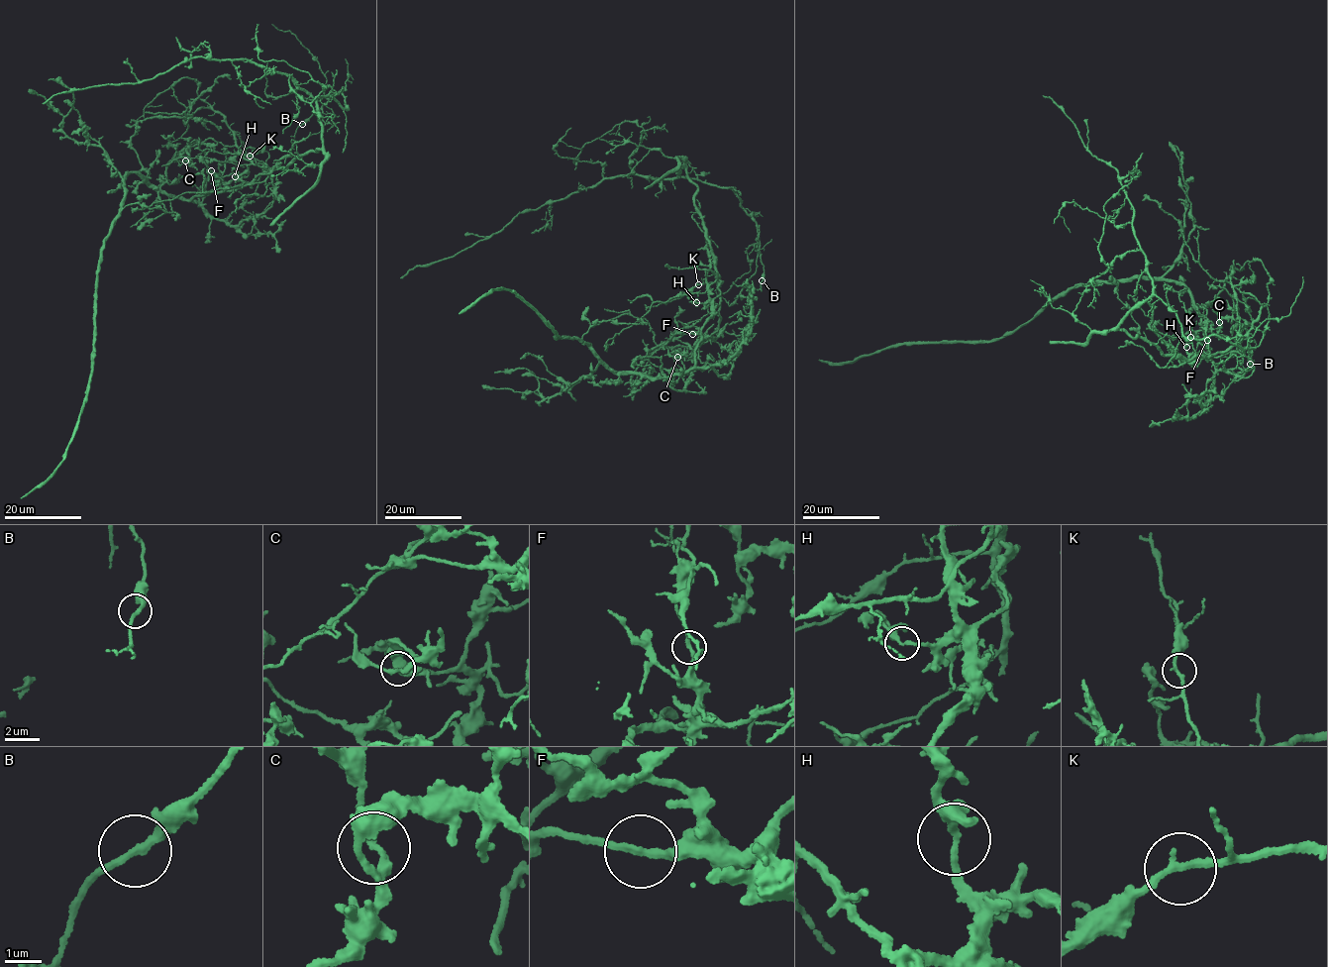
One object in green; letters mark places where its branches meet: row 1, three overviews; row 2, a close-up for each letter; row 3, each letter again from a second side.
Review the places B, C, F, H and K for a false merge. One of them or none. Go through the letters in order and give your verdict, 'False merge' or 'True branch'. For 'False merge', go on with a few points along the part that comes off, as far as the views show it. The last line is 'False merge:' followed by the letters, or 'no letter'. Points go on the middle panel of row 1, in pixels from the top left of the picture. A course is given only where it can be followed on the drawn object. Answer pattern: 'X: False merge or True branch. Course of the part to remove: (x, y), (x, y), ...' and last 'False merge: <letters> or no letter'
B: True branch
C: True branch
F: False merge. Course of the part to remove: (693, 333), (679, 332), (719, 304), (719, 274), (681, 165), (517, 214), (401, 277)
H: True branch
K: True branch
False merge: F

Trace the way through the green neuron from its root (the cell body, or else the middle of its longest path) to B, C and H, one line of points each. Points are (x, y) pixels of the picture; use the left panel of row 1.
B: (218, 192), (318, 151), (317, 99), (328, 95), (346, 107), (342, 90), (302, 124)
C: (218, 192), (238, 187), (249, 171), (236, 147), (209, 138), (188, 148), (184, 160)
H: (218, 192), (233, 189), (243, 182), (235, 176)

